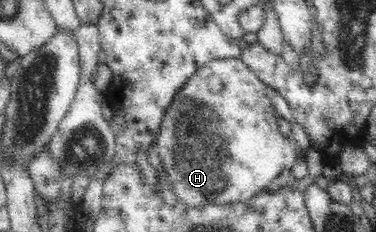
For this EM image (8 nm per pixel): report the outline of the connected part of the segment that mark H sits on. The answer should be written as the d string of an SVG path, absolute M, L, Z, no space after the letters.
M230 57L228 59L211 59L209 63L206 63L203 67L200 67L194 75L190 76L186 83L174 94L170 107L167 107L166 113L162 116L162 121L158 130L155 143L158 147L159 157L163 163L163 167L168 172L170 178L170 184L172 184L172 190L178 199L185 203L188 207L201 208L209 203L216 203L218 205L224 205L234 202L246 201L249 197L256 195L258 192L263 192L268 189L270 182L279 175L283 169L289 169L294 165L294 162L298 158L303 158L303 153L299 145L295 143L295 138L286 138L278 128L276 122L276 113L274 113L273 106L266 96L266 85L264 85L256 74L254 74L246 64L242 62L240 57Z

